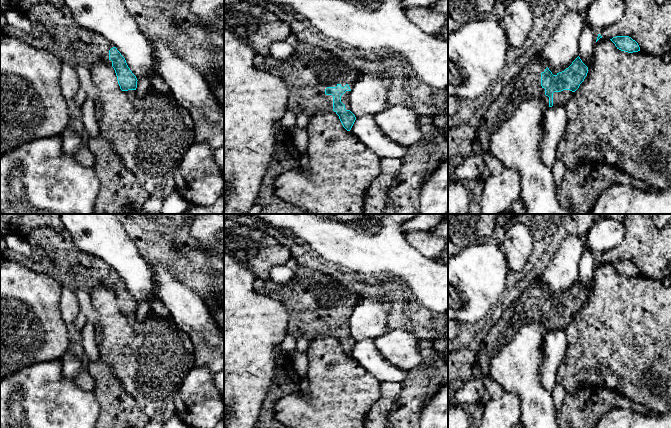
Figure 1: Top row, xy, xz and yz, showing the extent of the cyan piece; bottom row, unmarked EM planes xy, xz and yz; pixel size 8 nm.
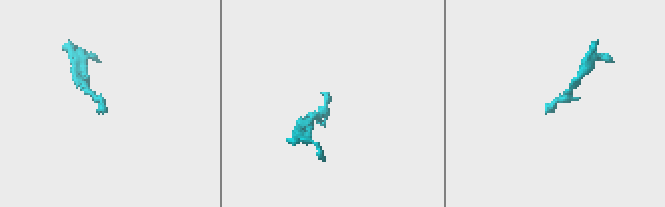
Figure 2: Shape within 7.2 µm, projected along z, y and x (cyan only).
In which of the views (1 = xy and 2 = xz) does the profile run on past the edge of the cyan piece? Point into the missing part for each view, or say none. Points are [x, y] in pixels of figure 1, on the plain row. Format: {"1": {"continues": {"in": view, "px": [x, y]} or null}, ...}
{"1": {"continues": {"in": "xy", "px": [72, 268]}}, "2": {"continues": {"in": "xz", "px": [307, 297]}}}

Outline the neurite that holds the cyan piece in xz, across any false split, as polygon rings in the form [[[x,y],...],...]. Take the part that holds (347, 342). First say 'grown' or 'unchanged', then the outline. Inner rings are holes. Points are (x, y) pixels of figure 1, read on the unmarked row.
grown; [[[298,265],[293,278],[287,284],[280,284],[256,279],[254,290],[264,296],[281,301],[286,307],[289,320],[287,334],[296,339],[305,337],[312,342],[324,335],[334,336],[339,340],[343,351],[350,355],[356,341],[350,335],[349,319],[354,307],[360,302],[360,295],[346,289],[334,277],[320,271]]]

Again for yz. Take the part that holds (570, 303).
grown; [[[541,279],[532,280],[529,286],[513,303],[503,309],[501,318],[494,325],[485,327],[486,335],[481,342],[475,361],[475,365],[480,368],[483,378],[490,377],[489,369],[493,357],[510,342],[519,328],[522,328],[526,324],[540,322],[546,333],[552,330],[565,329],[584,305],[587,297],[588,291],[582,286],[579,280],[568,292],[555,299],[549,294],[547,286]]]

